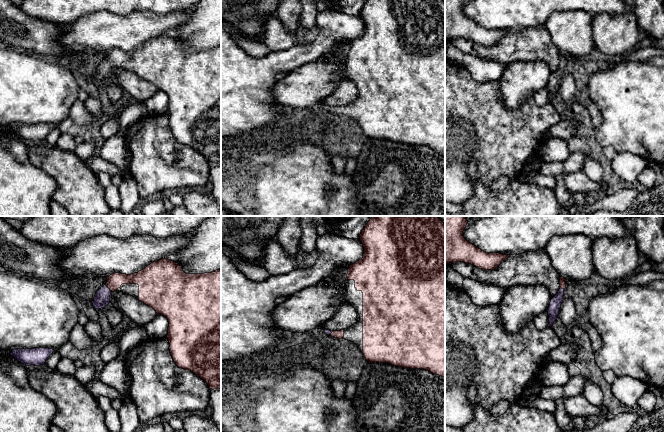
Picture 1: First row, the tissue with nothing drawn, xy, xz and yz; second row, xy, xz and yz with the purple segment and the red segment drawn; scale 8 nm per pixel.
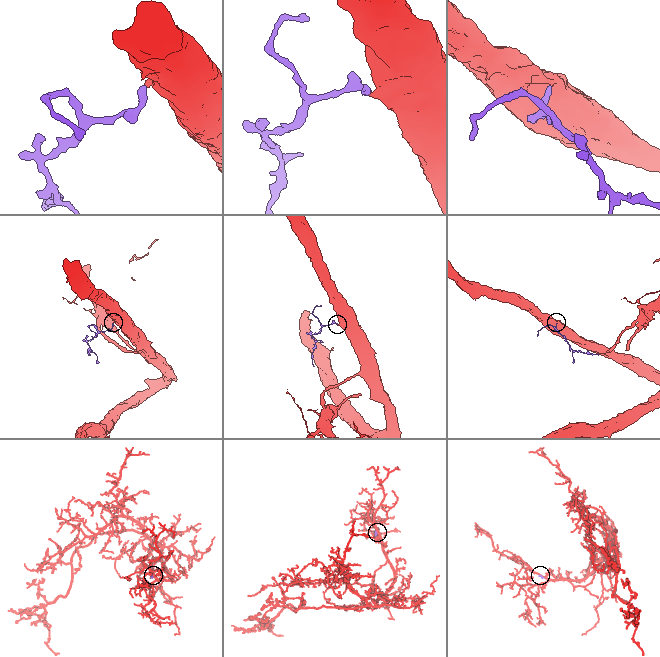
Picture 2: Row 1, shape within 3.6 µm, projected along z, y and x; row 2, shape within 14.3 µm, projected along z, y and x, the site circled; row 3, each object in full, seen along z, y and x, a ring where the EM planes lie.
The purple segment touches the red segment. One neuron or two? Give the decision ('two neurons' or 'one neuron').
one neuron

